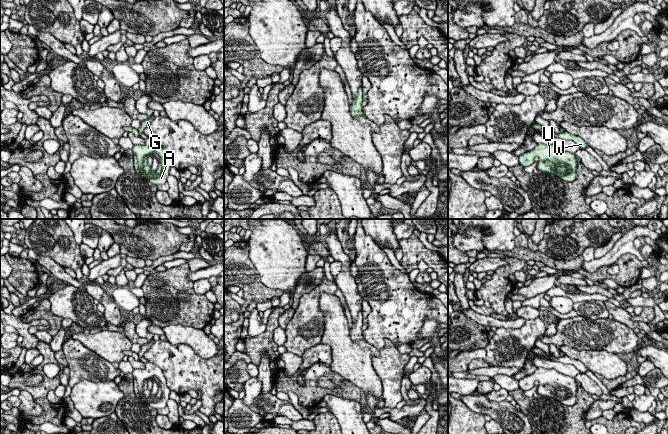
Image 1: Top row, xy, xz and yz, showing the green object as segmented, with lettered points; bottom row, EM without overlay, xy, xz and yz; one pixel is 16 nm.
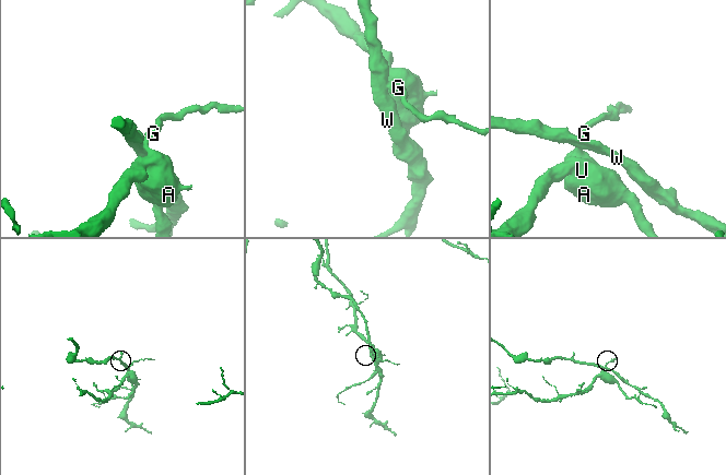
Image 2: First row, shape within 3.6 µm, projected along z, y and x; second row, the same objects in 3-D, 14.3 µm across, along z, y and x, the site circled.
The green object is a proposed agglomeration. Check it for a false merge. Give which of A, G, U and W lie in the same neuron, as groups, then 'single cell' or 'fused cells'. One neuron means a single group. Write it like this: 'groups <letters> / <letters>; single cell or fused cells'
groups A G U / W; fused cells

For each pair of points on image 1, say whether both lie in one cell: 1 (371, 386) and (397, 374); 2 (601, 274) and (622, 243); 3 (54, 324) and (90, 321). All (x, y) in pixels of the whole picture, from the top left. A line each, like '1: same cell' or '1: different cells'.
1: different cells
2: different cells
3: different cells

